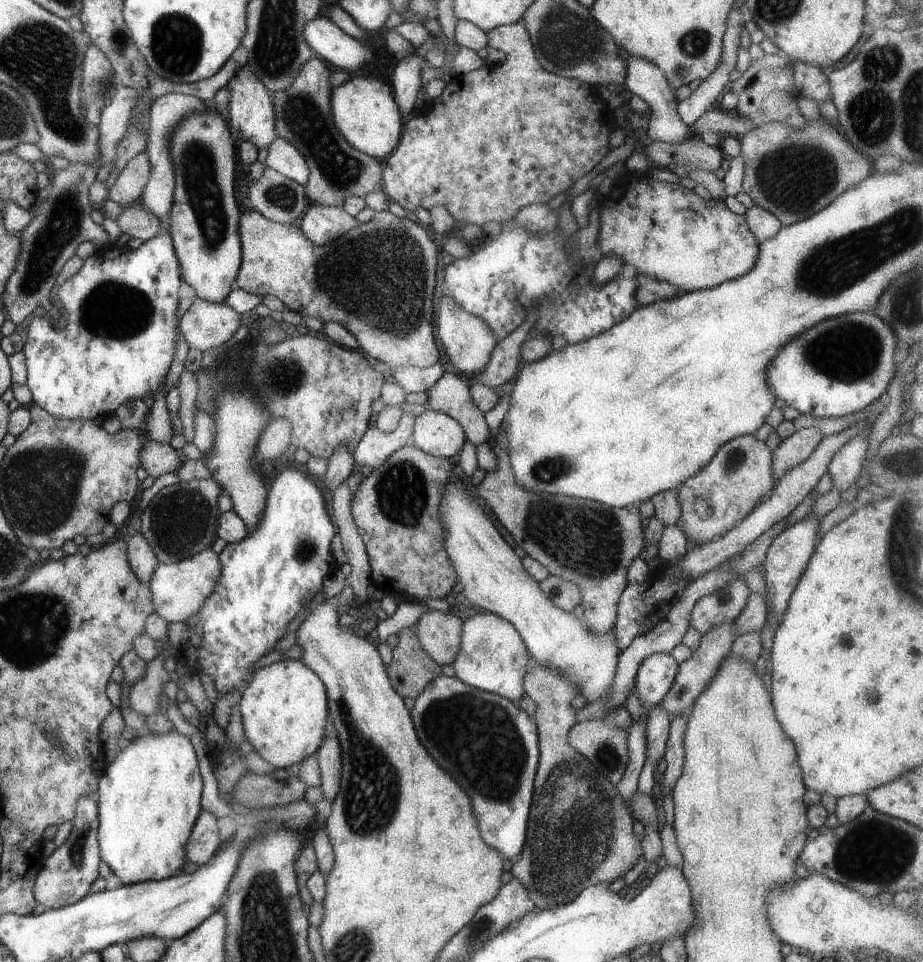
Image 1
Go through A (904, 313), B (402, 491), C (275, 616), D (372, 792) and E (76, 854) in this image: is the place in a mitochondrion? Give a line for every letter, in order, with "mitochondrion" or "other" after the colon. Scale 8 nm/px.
A: mitochondrion
B: mitochondrion
C: other
D: mitochondrion
E: mitochondrion

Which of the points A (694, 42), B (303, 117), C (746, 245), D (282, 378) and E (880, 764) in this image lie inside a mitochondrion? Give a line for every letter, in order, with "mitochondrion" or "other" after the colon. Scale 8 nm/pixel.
A: mitochondrion
B: mitochondrion
C: other
D: mitochondrion
E: other

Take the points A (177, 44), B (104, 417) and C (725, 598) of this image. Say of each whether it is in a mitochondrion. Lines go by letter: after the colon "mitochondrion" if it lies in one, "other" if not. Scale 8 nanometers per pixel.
A: mitochondrion
B: other
C: mitochondrion

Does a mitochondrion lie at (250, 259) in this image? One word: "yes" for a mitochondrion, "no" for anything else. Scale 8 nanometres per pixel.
no

